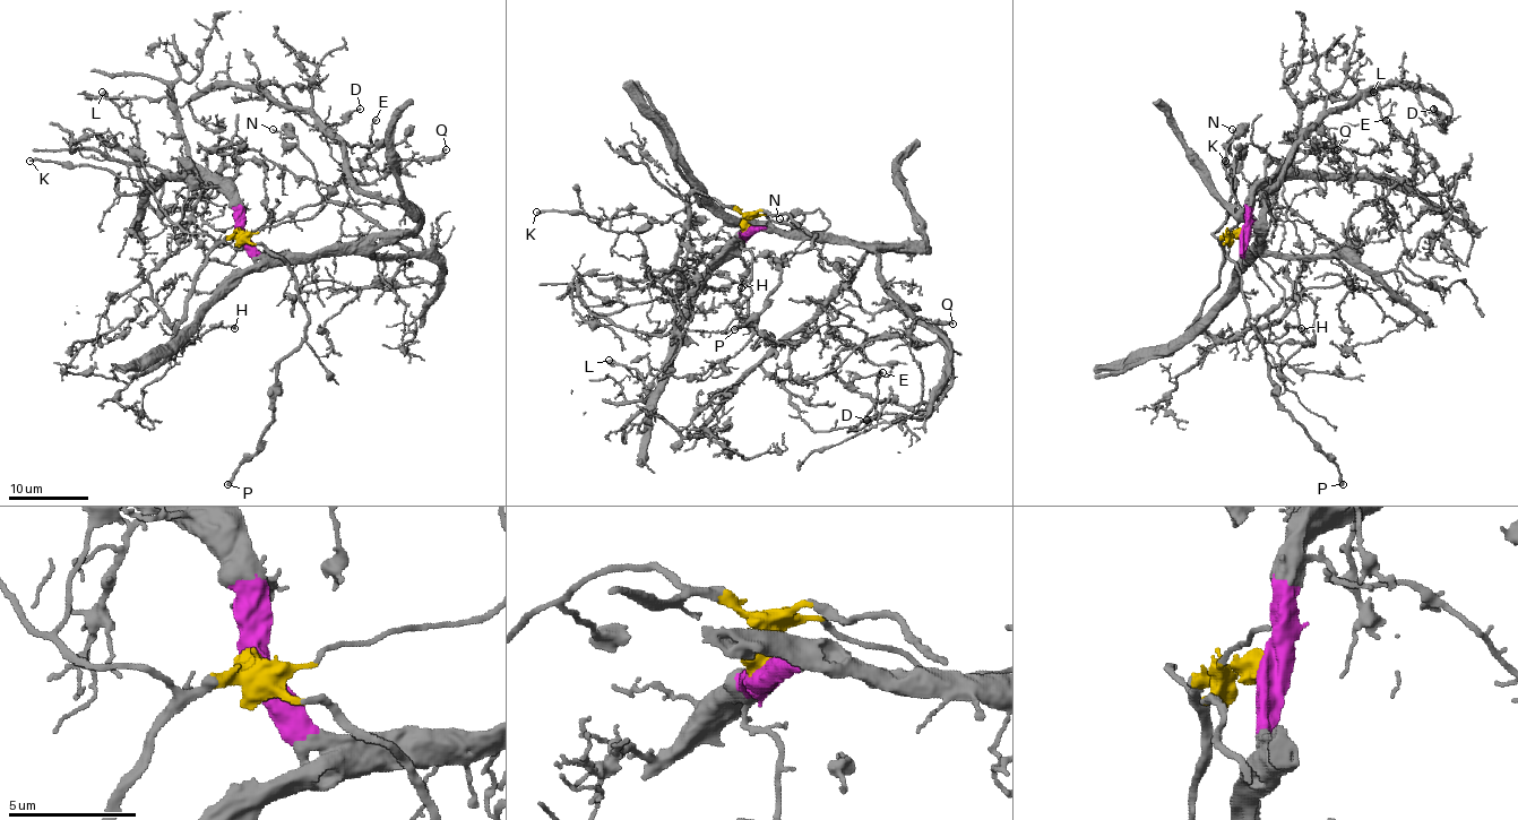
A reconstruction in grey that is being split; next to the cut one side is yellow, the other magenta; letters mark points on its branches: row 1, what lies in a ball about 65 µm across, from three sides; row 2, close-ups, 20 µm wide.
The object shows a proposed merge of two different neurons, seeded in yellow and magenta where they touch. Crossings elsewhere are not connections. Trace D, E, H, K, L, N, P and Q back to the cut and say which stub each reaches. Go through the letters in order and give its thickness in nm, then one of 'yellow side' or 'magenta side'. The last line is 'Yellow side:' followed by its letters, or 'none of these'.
D: 140 nm thick; magenta side
E: 170 nm thick; magenta side
H: 140 nm thick; magenta side
K: 240 nm thick; yellow side
L: 480 nm thick; magenta side
N: 100 nm thick; yellow side
P: 400 nm thick; yellow side
Q: 130 nm thick; magenta side
Yellow side: K, N, P

